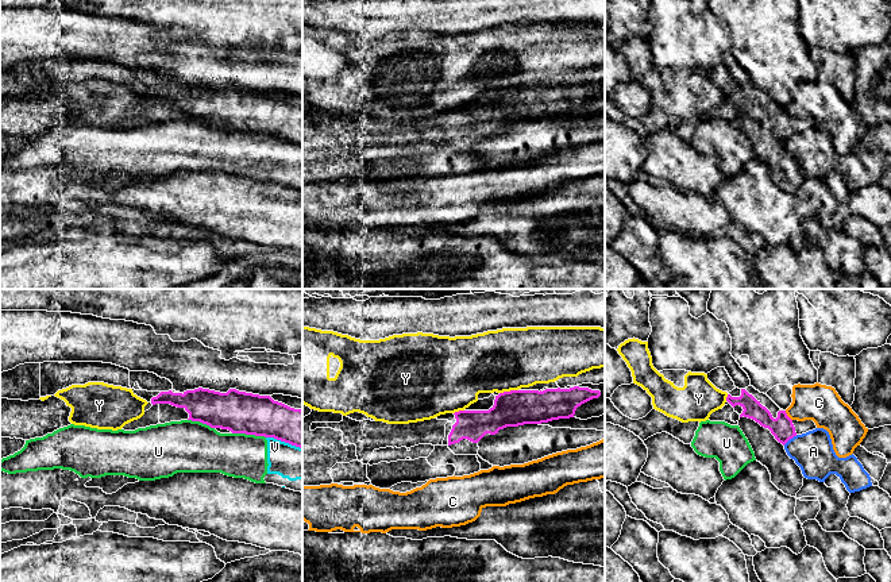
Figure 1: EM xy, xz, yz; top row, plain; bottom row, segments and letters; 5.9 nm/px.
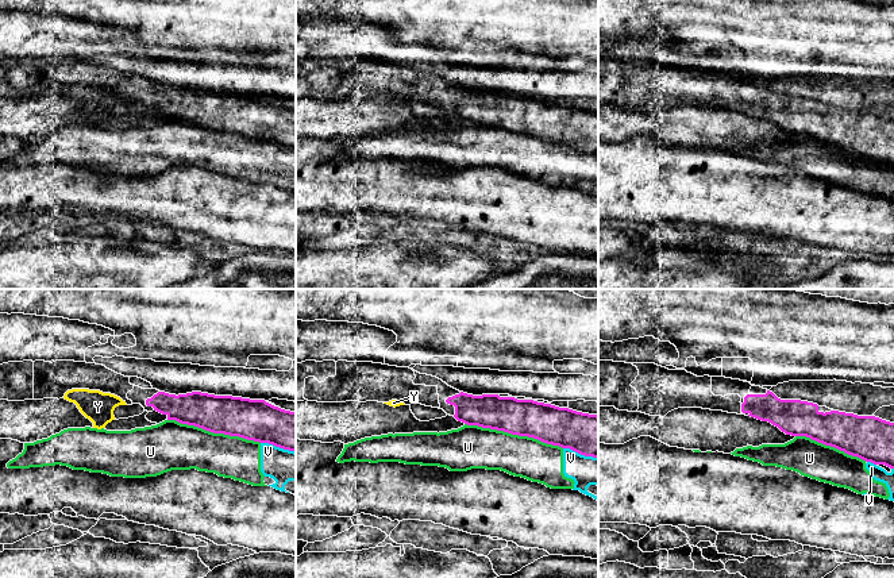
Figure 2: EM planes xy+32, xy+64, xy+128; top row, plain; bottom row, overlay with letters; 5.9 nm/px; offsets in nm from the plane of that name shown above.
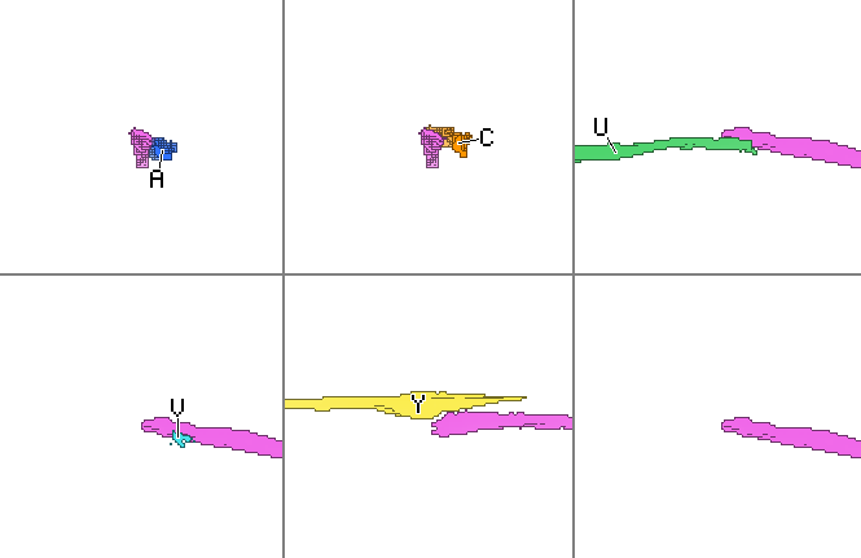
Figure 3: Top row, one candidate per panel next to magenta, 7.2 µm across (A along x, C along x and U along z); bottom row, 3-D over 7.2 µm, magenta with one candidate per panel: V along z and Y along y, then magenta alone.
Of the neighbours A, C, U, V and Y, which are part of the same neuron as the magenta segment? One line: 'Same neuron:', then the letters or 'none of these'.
Same neuron: none of these

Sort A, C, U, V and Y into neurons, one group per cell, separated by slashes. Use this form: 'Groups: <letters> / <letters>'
Groups: A / C / U V / Y

